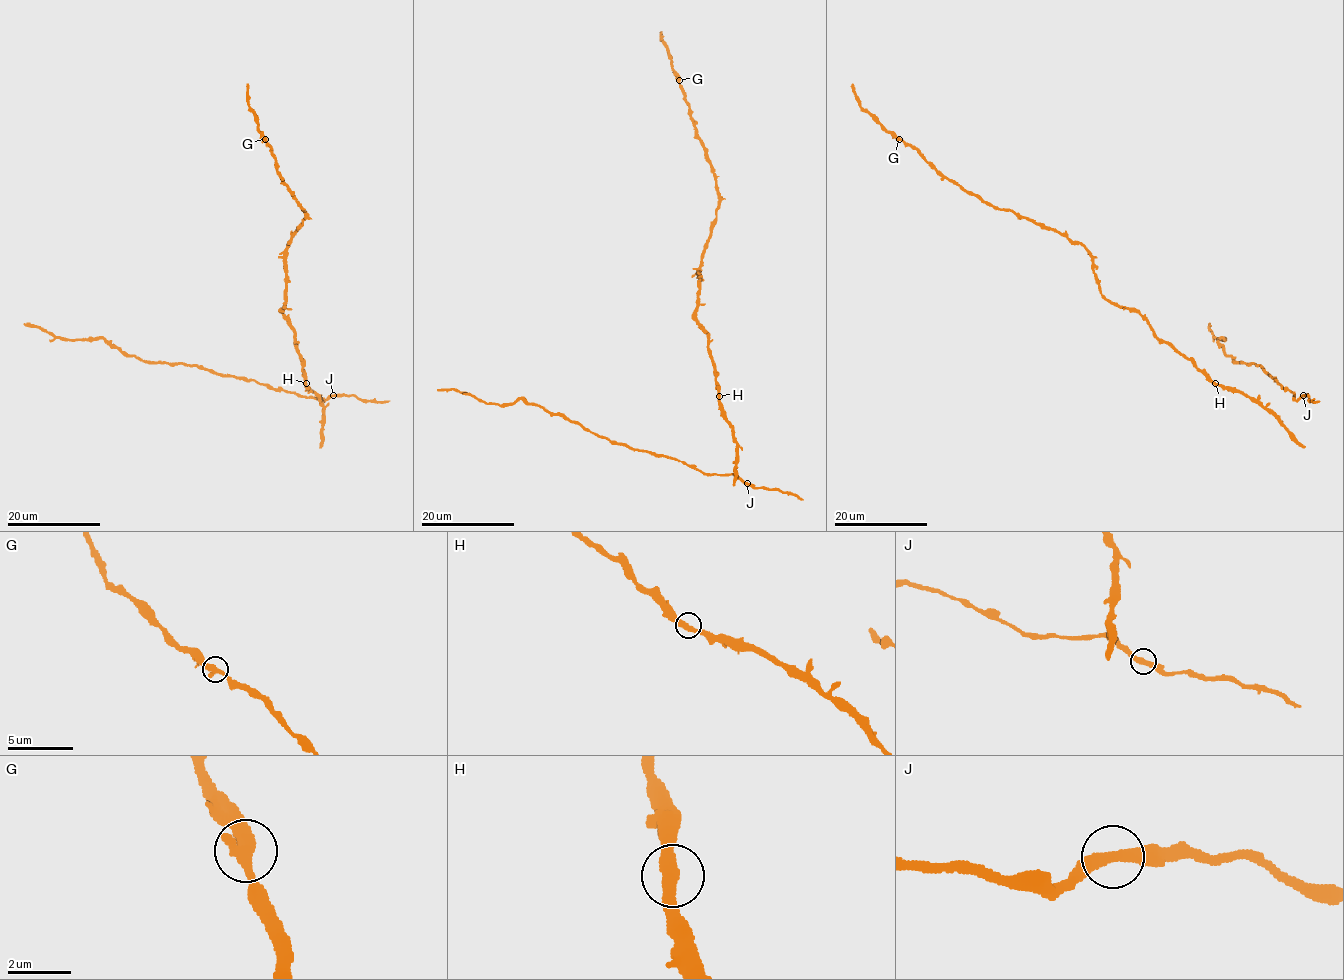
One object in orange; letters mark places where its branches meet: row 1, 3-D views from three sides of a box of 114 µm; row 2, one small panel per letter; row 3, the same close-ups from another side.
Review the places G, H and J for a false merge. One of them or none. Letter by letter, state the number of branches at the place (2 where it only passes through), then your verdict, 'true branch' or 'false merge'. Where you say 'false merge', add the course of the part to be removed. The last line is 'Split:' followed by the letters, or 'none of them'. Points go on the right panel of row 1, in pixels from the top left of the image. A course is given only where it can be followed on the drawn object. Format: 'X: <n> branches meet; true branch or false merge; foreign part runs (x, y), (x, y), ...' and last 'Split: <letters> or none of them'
G: 2 branches meet; true branch
H: 2 branches meet; true branch
J: 2 branches meet; true branch
Split: none of them

